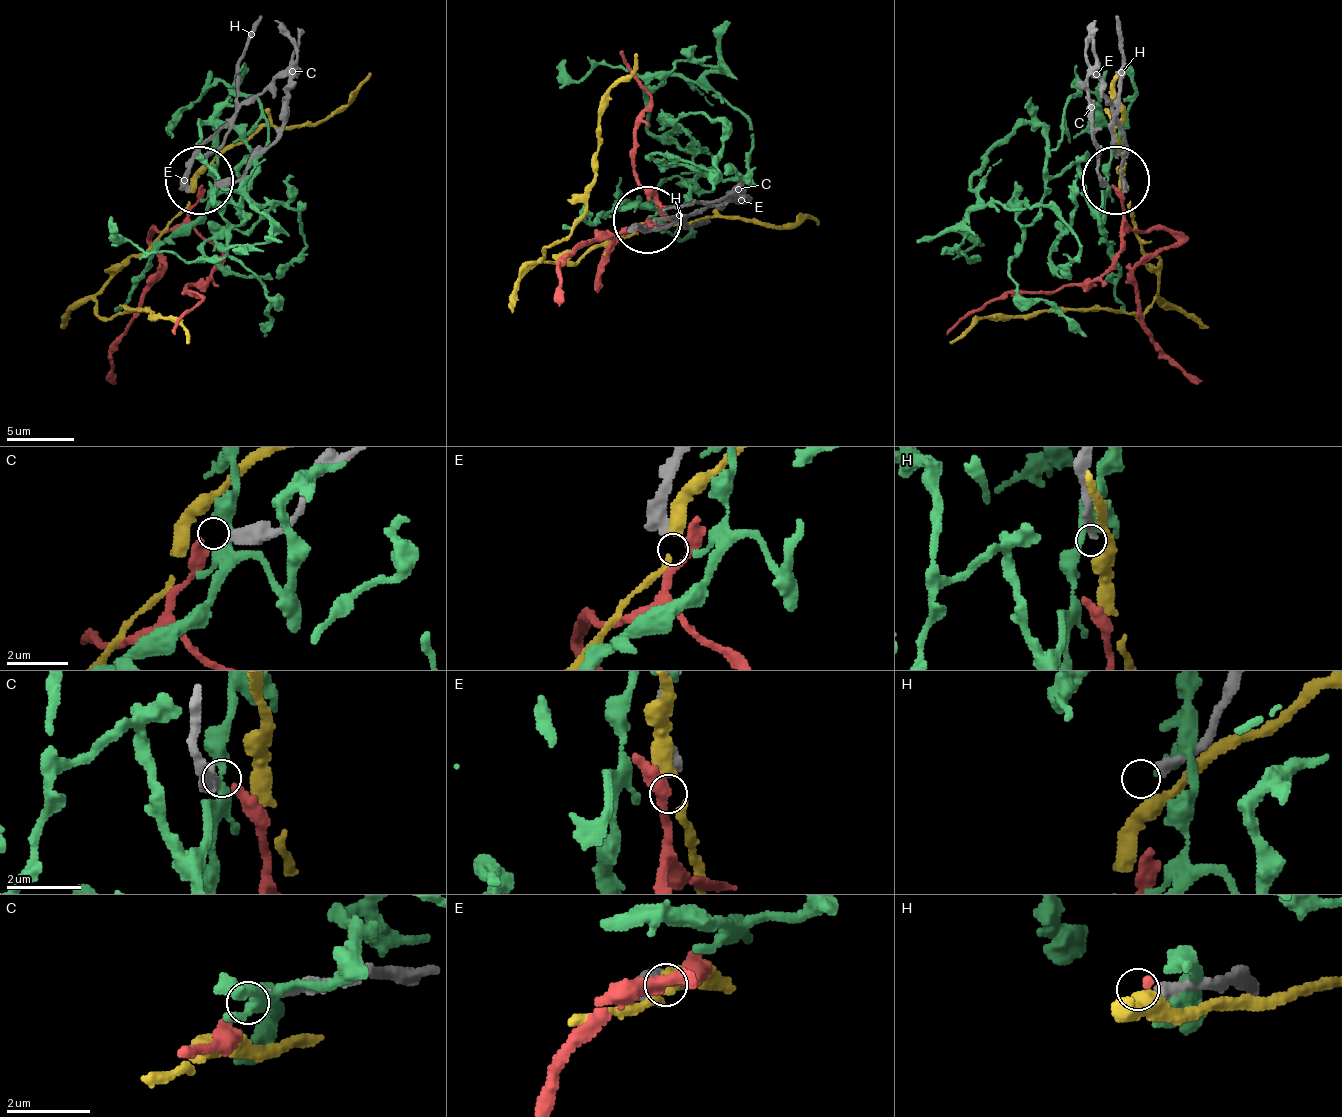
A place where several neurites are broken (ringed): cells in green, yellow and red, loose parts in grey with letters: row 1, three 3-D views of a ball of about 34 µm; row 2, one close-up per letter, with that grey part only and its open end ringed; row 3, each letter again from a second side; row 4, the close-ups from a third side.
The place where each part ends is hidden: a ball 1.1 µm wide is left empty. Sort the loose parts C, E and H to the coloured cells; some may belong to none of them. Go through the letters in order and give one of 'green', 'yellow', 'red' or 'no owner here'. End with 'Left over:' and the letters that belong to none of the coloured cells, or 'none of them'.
C: red
E: no owner here
H: no owner here
Left over: E, H

